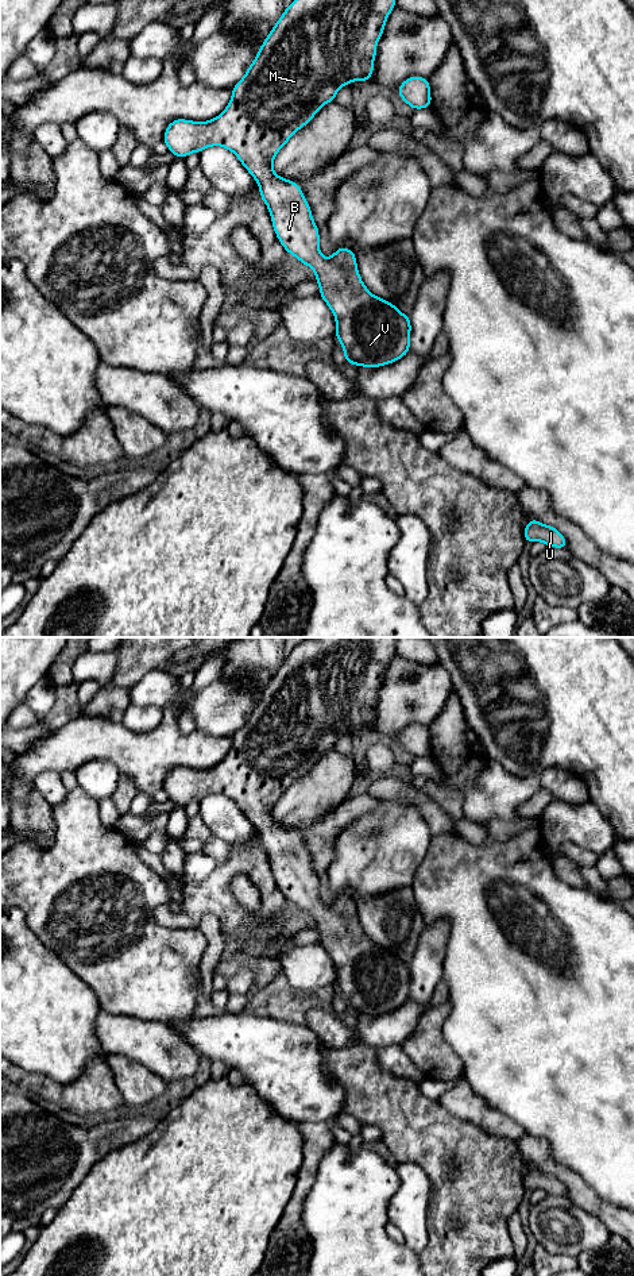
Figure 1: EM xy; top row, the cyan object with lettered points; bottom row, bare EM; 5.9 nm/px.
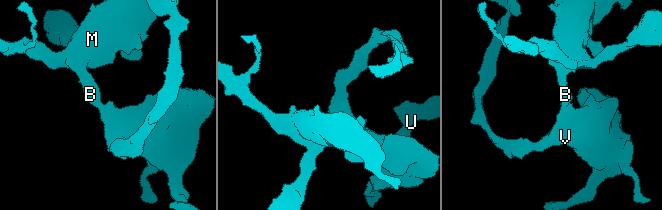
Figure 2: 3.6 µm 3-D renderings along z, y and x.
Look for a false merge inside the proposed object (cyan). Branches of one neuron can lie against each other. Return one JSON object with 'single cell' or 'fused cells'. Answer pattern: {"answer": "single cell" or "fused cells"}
{"answer": "single cell"}

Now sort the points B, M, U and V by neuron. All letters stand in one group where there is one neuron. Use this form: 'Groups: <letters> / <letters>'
Groups: B M U V

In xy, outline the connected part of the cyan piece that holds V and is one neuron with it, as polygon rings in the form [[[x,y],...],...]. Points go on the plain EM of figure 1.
[[[305,637],[275,671],[243,726],[232,736],[227,756],[204,771],[175,767],[165,779],[163,791],[171,802],[186,806],[210,794],[232,799],[254,825],[260,848],[268,856],[275,883],[287,902],[313,917],[320,945],[336,967],[336,982],[344,998],[344,1010],[380,1015],[390,1013],[410,996],[410,965],[394,952],[374,944],[363,932],[356,903],[340,895],[329,906],[320,897],[320,882],[302,837],[279,825],[272,810],[279,798],[318,757],[336,748],[341,735],[352,729],[371,729],[376,691],[386,668],[397,654],[397,637]]]

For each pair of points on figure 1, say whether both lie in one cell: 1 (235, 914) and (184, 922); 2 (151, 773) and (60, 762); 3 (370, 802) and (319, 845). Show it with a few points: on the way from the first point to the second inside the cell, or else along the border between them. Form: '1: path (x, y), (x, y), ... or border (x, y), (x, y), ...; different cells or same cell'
1: border (182, 912), (198, 922); different cells
2: path (128, 751), (82, 750); same cell
3: path (356, 808), (350, 809), (327, 832); same cell

